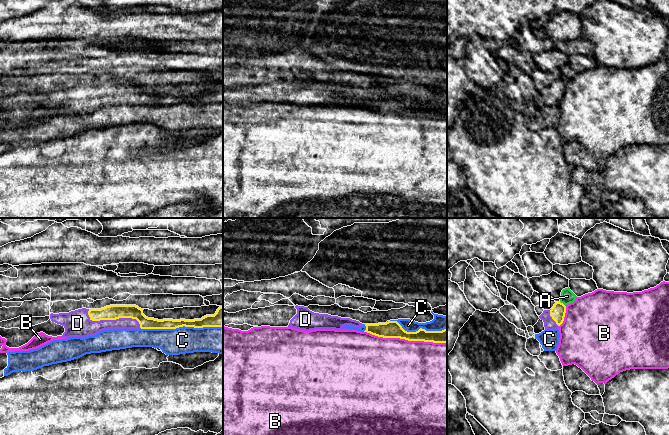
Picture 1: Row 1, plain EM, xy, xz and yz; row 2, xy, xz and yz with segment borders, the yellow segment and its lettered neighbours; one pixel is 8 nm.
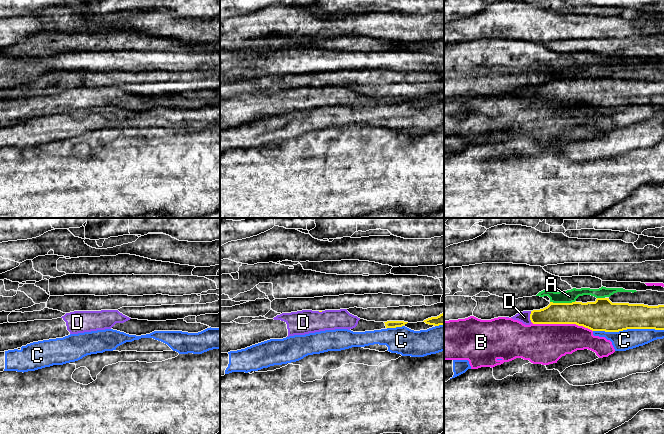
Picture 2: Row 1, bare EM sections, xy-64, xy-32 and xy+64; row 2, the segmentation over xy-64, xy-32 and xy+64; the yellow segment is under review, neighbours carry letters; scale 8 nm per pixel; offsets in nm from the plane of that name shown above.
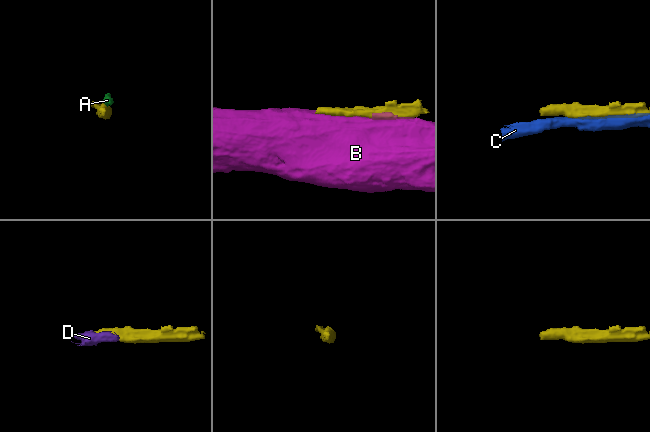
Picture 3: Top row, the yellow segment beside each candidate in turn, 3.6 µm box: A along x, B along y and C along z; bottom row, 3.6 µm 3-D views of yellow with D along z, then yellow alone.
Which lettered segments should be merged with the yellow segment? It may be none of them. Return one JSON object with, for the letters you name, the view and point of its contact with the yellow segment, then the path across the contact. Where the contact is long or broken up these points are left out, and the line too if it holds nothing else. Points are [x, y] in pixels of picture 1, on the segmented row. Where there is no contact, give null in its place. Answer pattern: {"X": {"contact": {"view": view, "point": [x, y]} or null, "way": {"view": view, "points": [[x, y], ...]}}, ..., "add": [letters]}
{"D": {"contact": {"view": "xy", "point": [113, 319]}, "way": {"view": "xy", "points": [[112, 312], [113, 319], [93, 320], [83, 327]]}}, "add": ["D"]}

